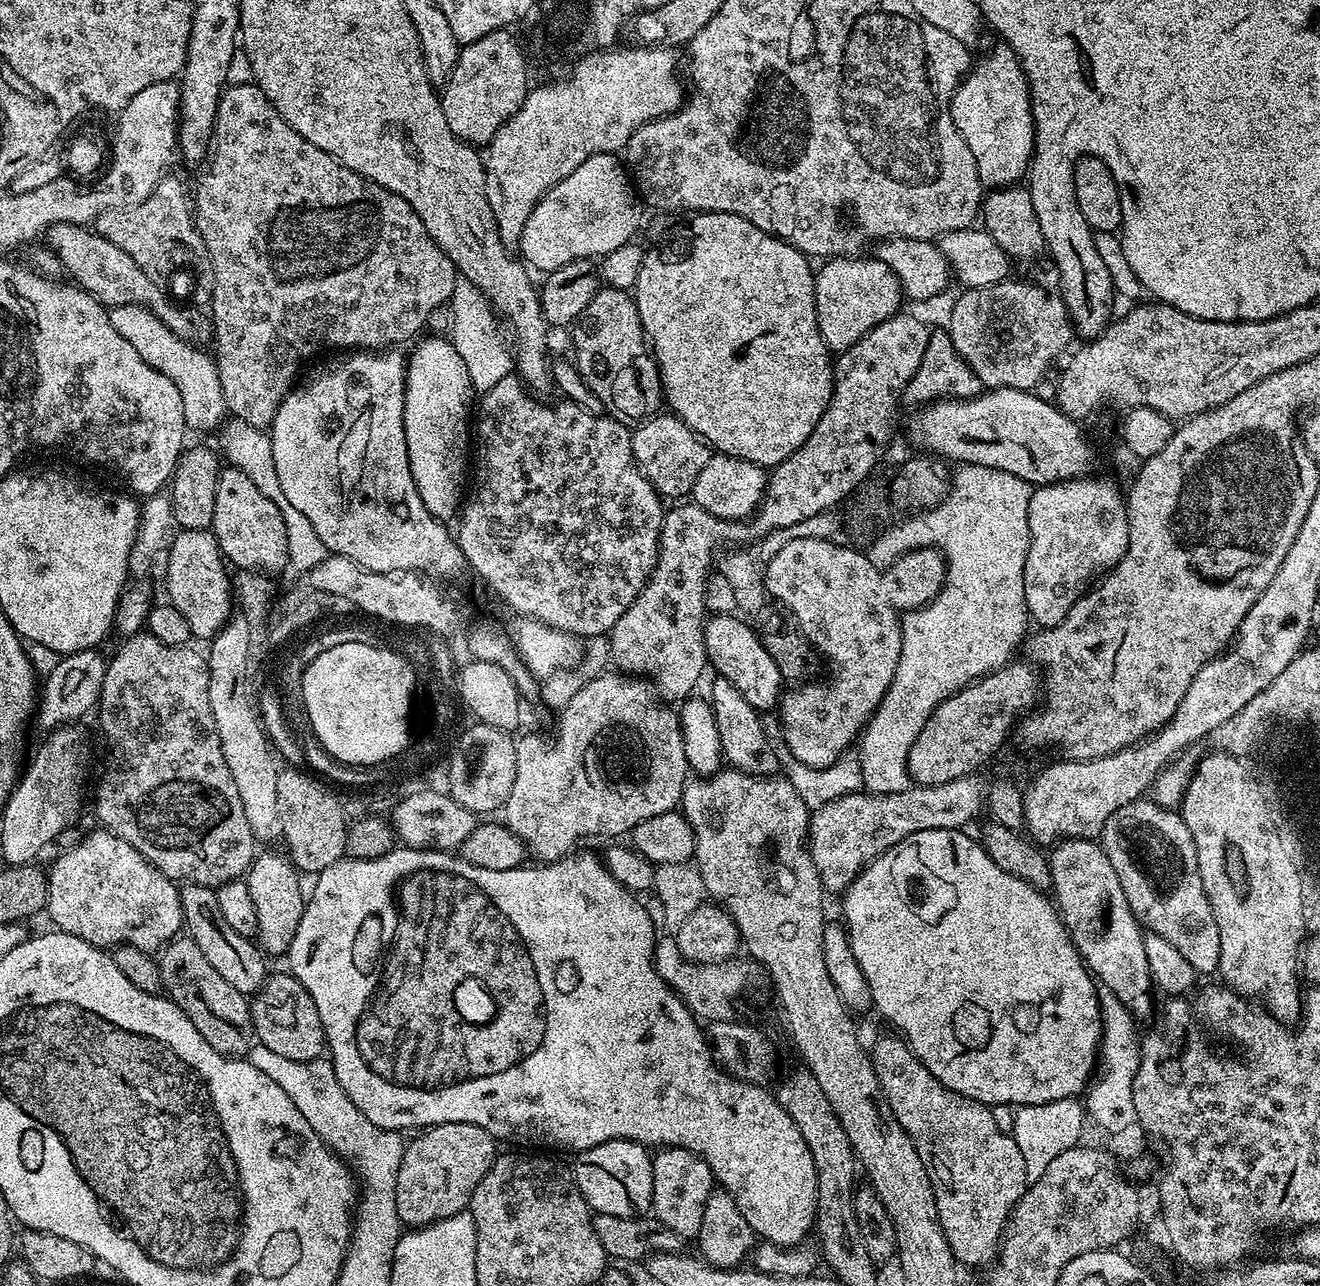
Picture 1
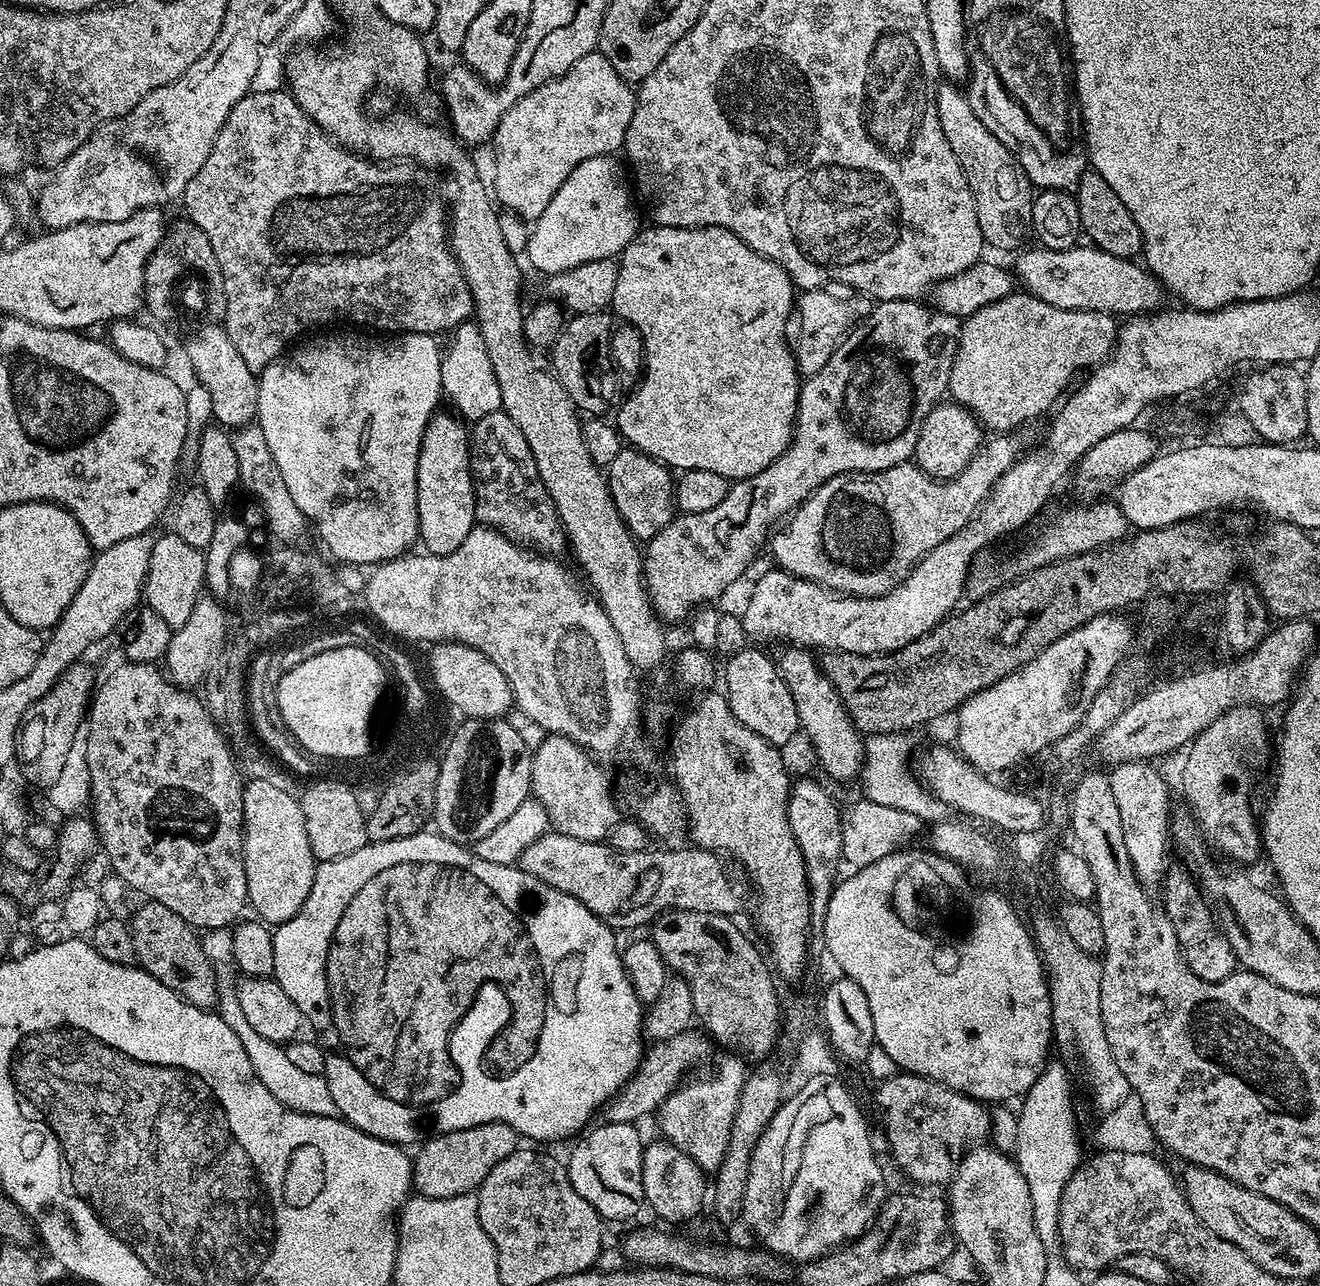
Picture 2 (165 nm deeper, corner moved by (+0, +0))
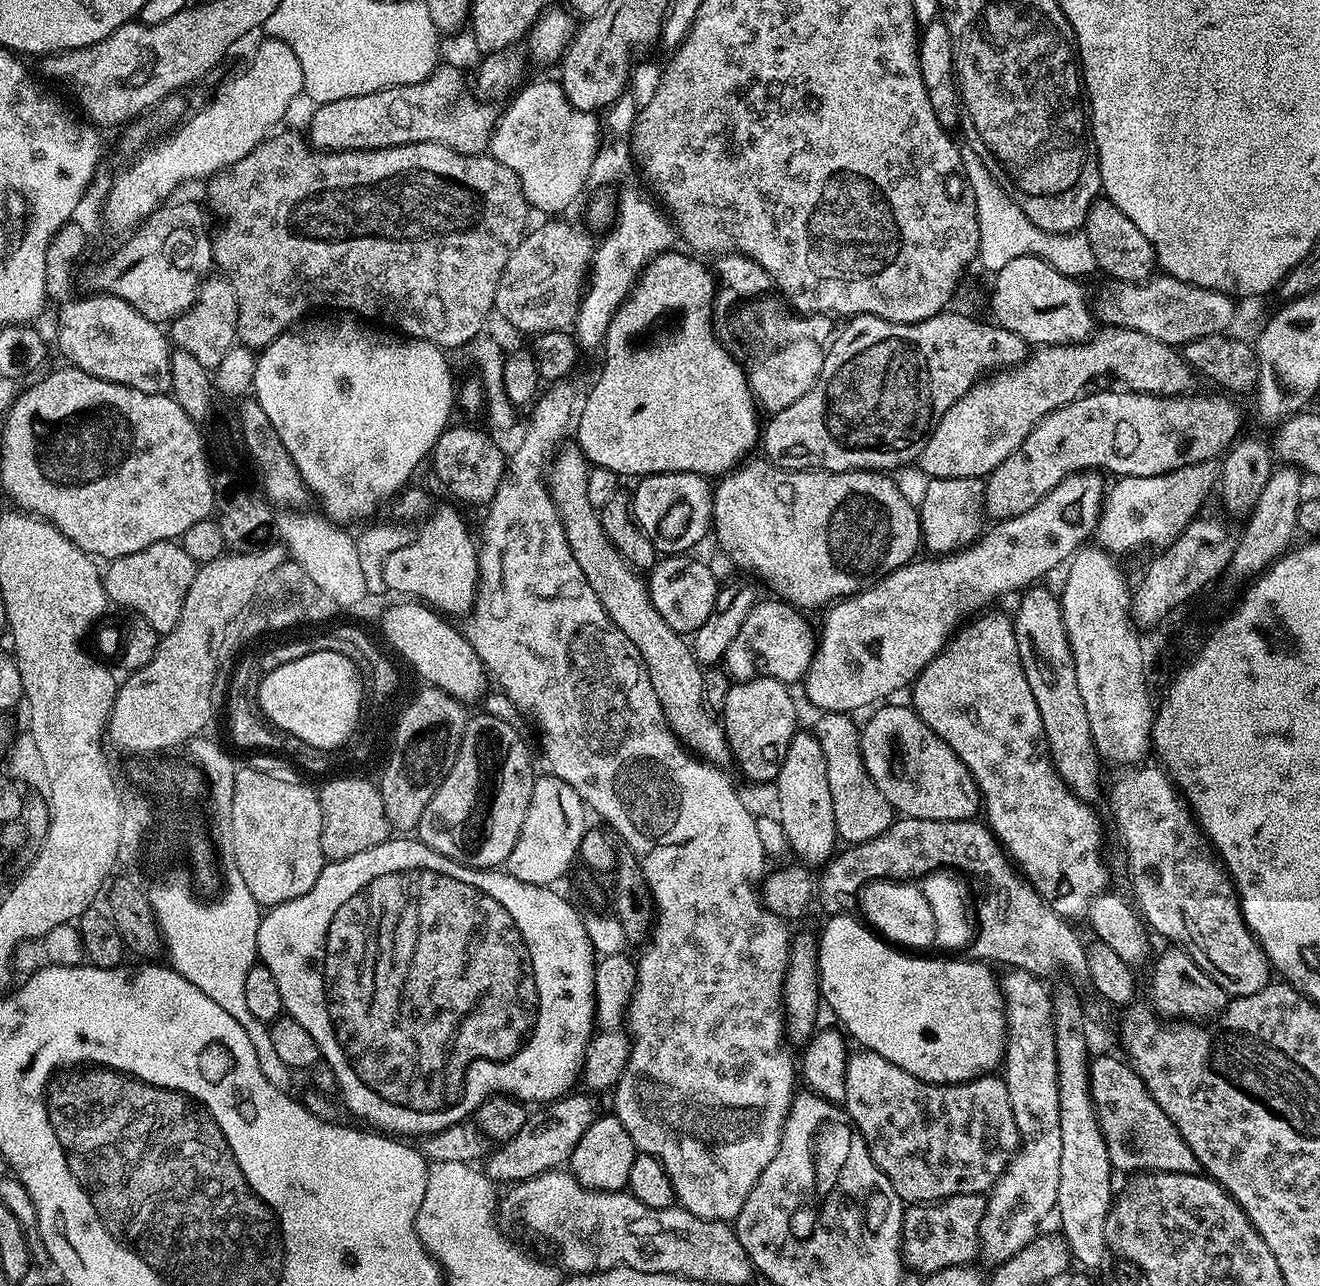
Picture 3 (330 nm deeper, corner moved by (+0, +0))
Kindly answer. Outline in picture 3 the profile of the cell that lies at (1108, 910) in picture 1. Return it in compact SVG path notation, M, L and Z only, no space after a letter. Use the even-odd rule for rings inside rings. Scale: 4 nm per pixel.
M888 702L879 705L860 730L863 762L876 788L899 815L926 818L927 821L960 821L973 819L981 809L982 797L969 768L958 758L909 705Z

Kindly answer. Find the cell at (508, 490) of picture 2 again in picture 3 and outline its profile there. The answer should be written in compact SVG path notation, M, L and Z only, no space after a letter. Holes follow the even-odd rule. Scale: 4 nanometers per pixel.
M476 428L444 429L438 442L432 447L430 465L432 472L448 487L452 496L457 496L464 504L491 504L496 496L496 488L502 482L506 471L506 452L503 452L490 437Z

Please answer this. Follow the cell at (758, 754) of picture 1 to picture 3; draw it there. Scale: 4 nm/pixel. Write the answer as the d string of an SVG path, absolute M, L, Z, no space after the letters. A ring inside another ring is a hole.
M668 554L651 569L646 583L648 593L654 602L654 610L666 618L666 626L681 634L695 633L696 629L710 618L714 610L718 581L710 574L703 559L695 560L692 554ZM652 576L652 577L651 577Z

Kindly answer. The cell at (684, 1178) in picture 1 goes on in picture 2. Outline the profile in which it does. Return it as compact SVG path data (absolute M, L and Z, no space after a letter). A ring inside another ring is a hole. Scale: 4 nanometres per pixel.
M663 1138L645 1143L642 1158L642 1186L647 1207L653 1208L664 1220L672 1224L684 1224L692 1220L706 1204L706 1174L678 1146Z

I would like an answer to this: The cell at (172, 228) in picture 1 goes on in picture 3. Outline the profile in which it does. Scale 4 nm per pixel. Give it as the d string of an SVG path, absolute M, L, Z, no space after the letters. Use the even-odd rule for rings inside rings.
M223 274L209 275L200 286L200 293L195 302L177 320L171 321L170 340L176 348L186 350L202 366L215 370L226 352L237 343L236 327L238 326L238 298L234 286Z

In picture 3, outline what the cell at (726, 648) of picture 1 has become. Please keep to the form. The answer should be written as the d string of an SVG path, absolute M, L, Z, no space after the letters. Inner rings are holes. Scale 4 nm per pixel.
M765 675L733 683L726 694L722 713L724 736L728 739L731 759L736 760L740 772L748 780L764 784L775 781L786 758L786 750L798 731L796 704L792 701L789 685Z

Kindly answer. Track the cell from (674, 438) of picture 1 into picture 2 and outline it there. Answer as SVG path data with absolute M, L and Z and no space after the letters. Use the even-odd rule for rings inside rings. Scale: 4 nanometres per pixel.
M631 446L621 447L618 458L606 465L608 489L624 525L637 541L653 540L674 515L674 476L668 465Z

